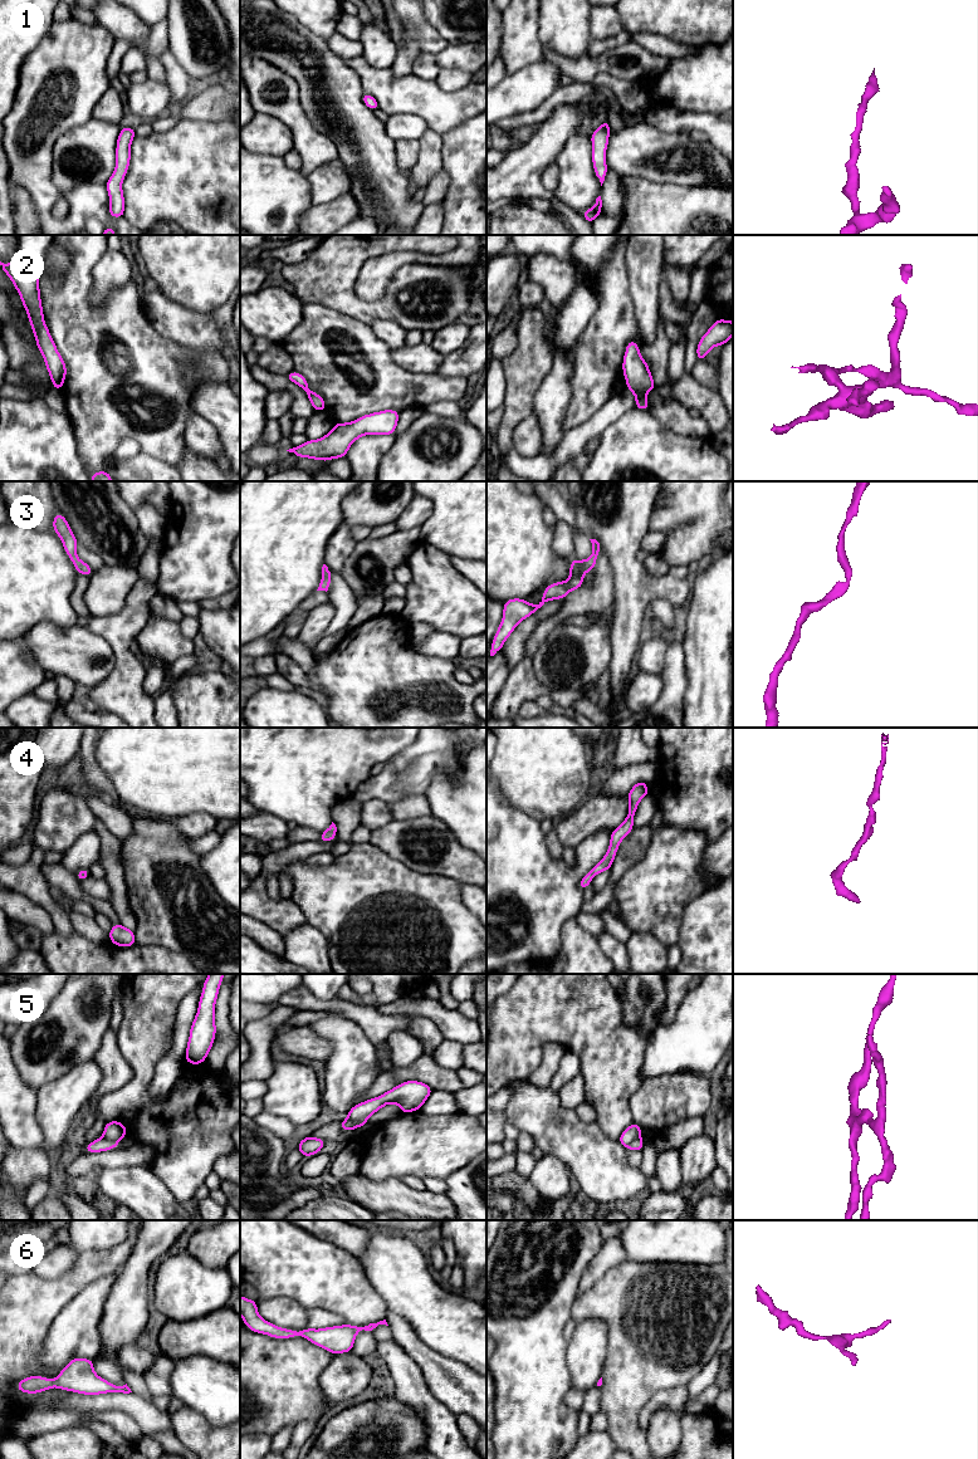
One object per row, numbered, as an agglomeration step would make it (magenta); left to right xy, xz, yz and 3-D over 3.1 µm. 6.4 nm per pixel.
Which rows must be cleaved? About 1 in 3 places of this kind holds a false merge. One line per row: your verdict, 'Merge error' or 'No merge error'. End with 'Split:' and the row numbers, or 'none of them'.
1: No merge error
2: No merge error
3: No merge error
4: No merge error
5: Merge error
6: No merge error
Split: 5

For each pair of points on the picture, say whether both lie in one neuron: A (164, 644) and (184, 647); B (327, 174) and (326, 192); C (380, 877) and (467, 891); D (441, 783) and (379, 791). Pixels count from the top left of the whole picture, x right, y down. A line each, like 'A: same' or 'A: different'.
A: same
B: same
C: different
D: different

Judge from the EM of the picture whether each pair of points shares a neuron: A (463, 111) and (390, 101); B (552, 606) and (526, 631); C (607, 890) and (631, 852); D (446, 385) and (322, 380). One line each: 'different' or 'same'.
A: same
B: same
C: same
D: same

